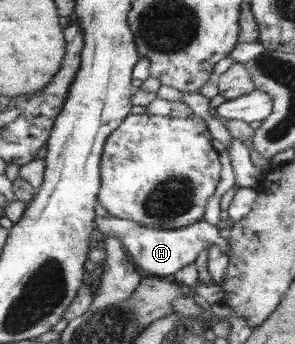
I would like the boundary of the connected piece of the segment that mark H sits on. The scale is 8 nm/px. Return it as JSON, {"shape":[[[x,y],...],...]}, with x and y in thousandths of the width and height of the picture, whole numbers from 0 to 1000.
{"shape":[[[329,625],[329,669],[349,686],[386,686],[403,695],[437,753],[495,802],[525,799],[536,805],[593,797],[637,767],[661,765],[668,744],[702,715],[736,712],[759,735],[773,738],[769,692],[749,689],[753,660],[715,654],[705,642],[681,640],[644,651],[637,660],[583,666],[498,663],[492,654],[464,651],[447,640],[417,640],[390,631],[349,631]]]}

